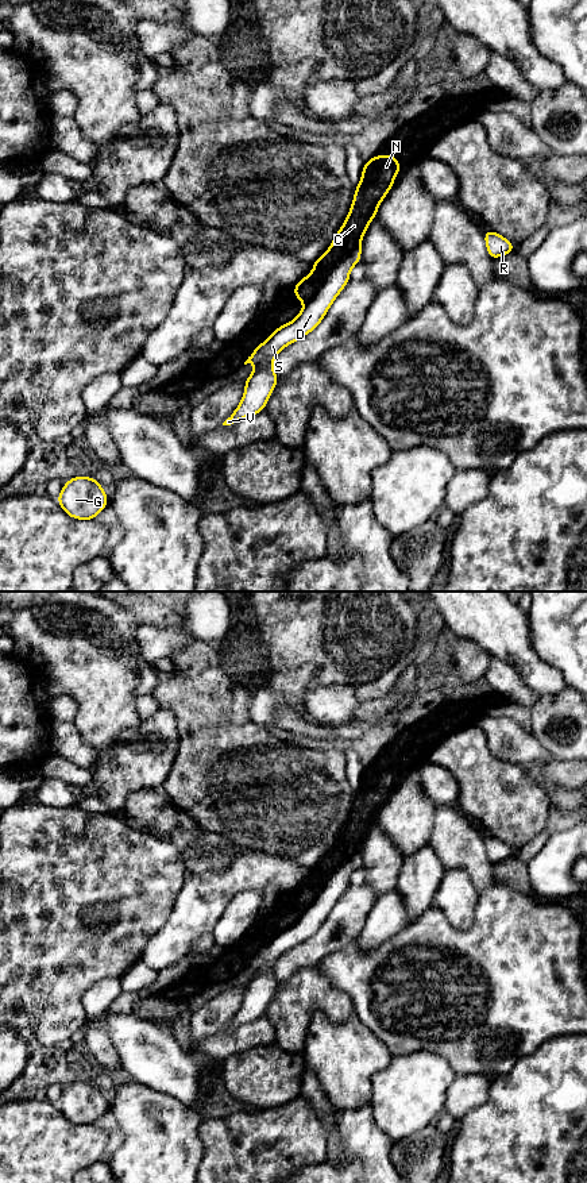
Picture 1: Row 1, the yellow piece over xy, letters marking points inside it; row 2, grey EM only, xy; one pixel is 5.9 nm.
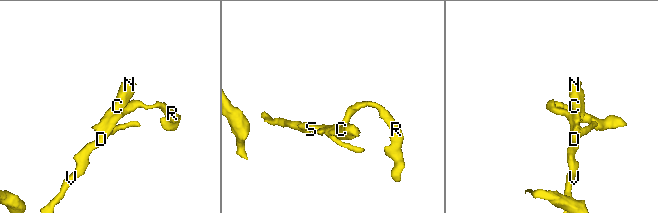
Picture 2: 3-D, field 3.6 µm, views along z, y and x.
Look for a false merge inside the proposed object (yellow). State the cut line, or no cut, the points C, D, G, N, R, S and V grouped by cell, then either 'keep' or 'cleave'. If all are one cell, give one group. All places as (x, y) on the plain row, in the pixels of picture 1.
cut in xy along (359, 850), (332, 873), (305, 909); C N / D G R S V; cleave

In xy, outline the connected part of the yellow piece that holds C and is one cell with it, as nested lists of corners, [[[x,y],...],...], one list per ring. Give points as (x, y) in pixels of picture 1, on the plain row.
[[[375,760],[364,767],[362,783],[355,793],[355,801],[344,829],[333,841],[329,853],[313,867],[313,876],[293,893],[294,901],[301,908],[306,909],[332,872],[360,851],[370,826],[376,822],[378,812],[391,794],[399,775],[402,771],[393,760]]]

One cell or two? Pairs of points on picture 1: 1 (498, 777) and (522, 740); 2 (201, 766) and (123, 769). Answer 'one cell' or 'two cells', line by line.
1: two cells
2: two cells

